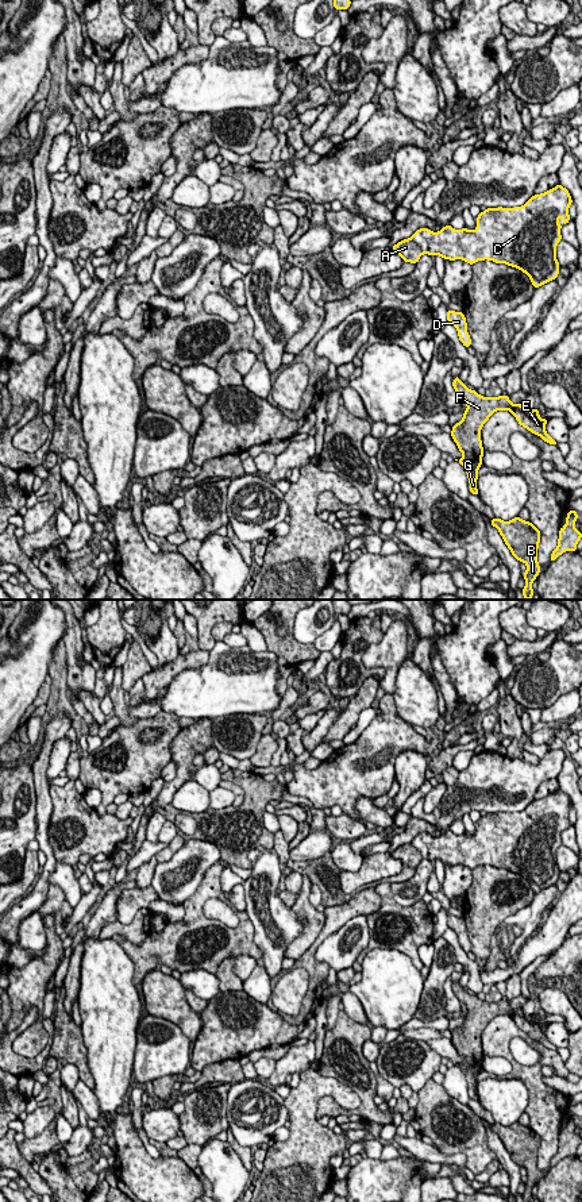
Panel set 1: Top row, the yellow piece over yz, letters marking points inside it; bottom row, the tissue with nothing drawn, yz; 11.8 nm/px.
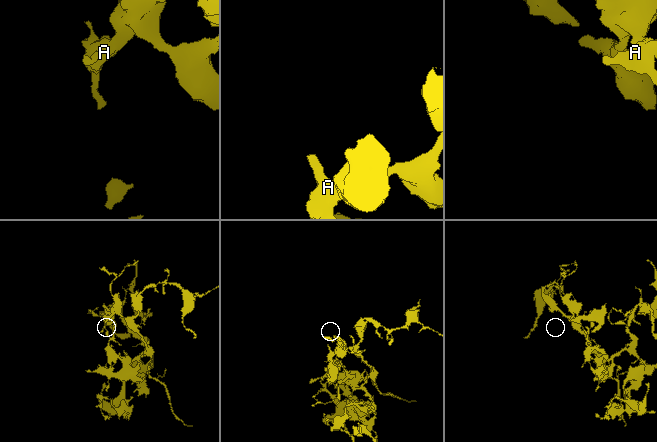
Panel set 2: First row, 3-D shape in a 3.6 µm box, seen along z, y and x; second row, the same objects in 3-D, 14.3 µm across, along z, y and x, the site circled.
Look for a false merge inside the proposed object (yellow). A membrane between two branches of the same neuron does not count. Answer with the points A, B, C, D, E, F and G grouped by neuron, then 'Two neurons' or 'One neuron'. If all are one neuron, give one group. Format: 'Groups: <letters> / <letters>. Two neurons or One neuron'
Groups: A B D E F G / C. Two neurons

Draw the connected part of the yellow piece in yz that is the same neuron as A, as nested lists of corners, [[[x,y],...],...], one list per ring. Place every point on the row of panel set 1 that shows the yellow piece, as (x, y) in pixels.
[[[404,239],[393,246],[392,251],[402,257],[404,262],[417,263],[423,255],[421,247],[412,239]]]

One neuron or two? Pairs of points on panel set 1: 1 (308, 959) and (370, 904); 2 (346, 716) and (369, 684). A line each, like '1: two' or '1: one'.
1: one
2: one

